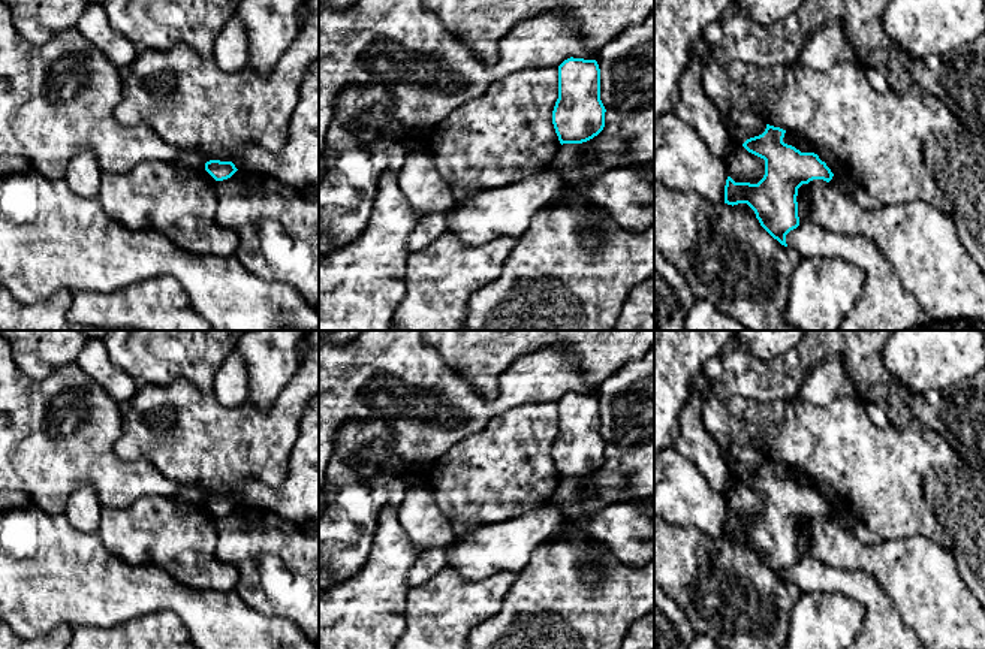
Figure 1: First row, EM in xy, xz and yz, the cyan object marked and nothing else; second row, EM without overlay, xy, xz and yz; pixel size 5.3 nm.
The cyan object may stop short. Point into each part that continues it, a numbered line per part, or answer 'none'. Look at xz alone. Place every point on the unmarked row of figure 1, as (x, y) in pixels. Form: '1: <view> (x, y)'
none

